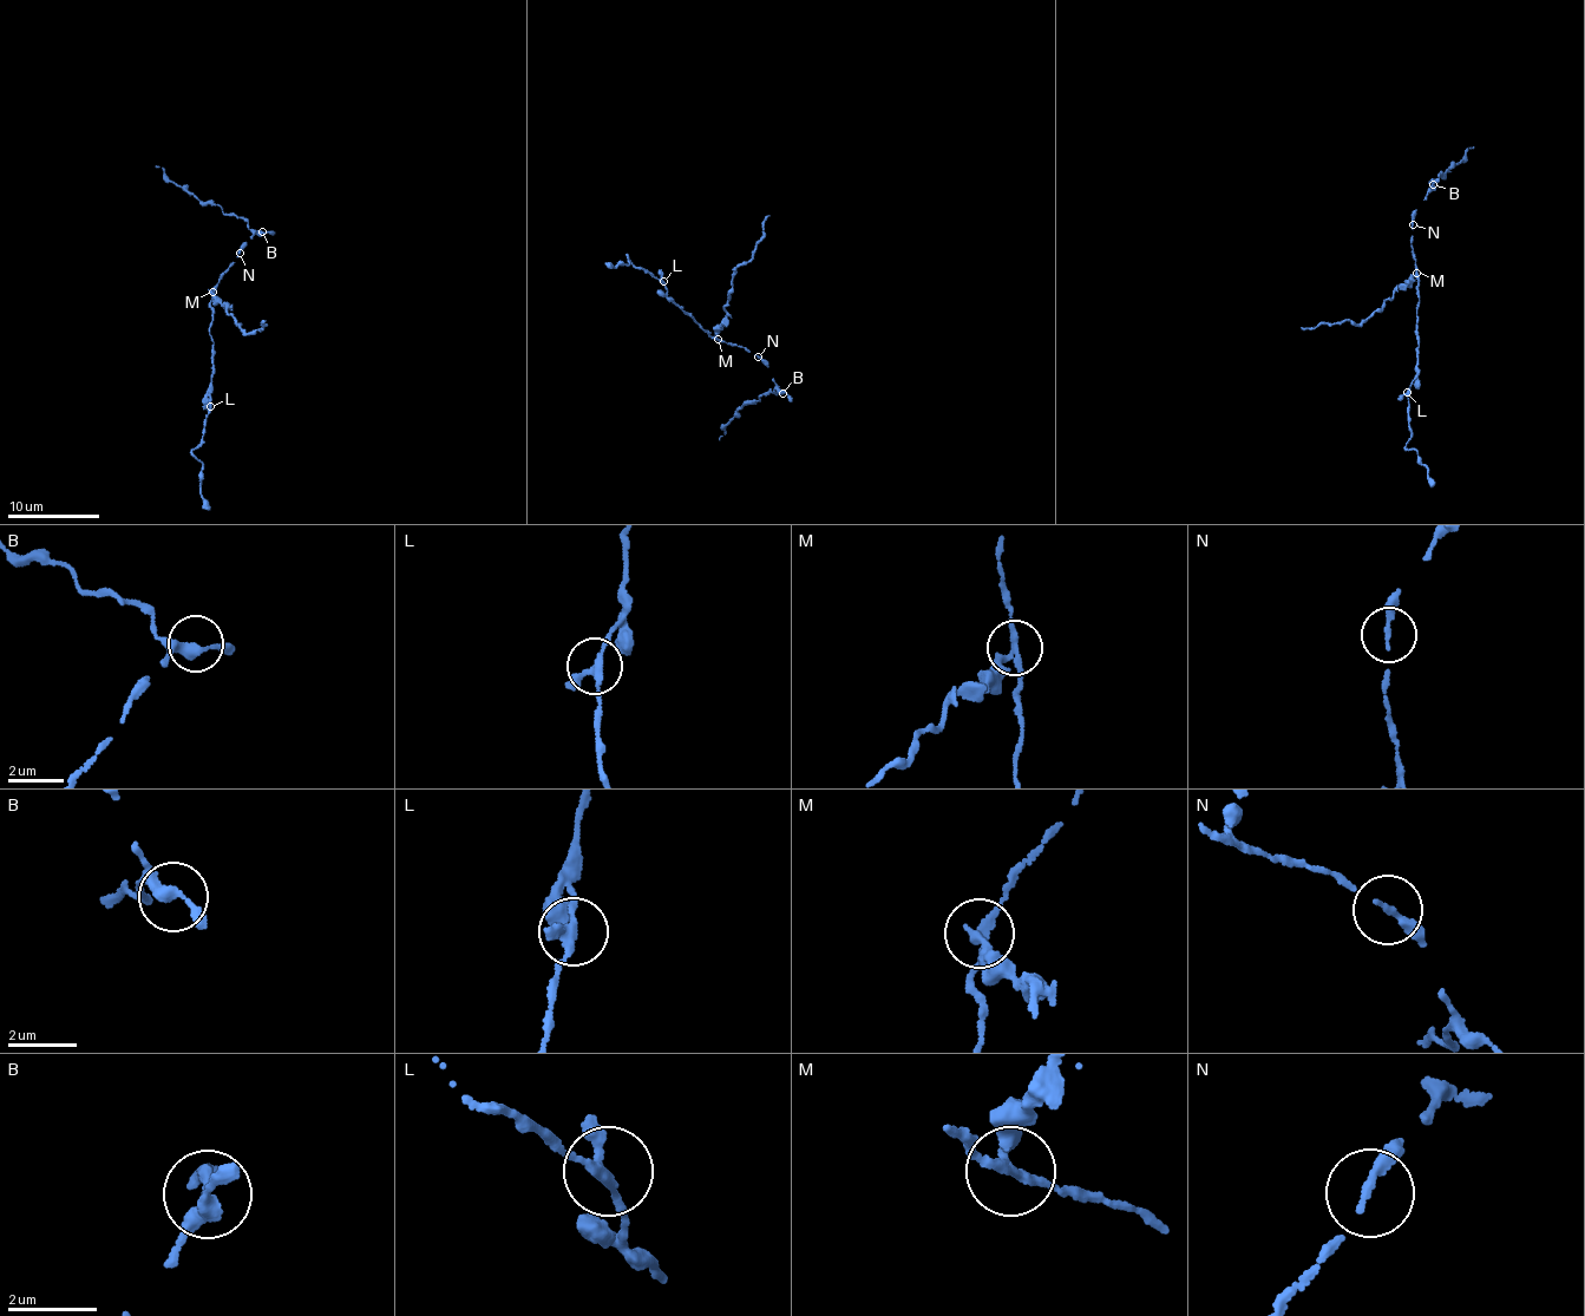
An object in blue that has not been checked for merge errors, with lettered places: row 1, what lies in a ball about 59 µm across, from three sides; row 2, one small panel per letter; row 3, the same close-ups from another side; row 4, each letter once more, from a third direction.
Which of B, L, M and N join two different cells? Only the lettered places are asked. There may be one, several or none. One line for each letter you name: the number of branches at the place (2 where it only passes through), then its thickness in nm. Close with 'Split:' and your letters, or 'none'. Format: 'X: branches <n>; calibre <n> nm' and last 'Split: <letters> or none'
M: branches 3; calibre 200 nm
Split: M

